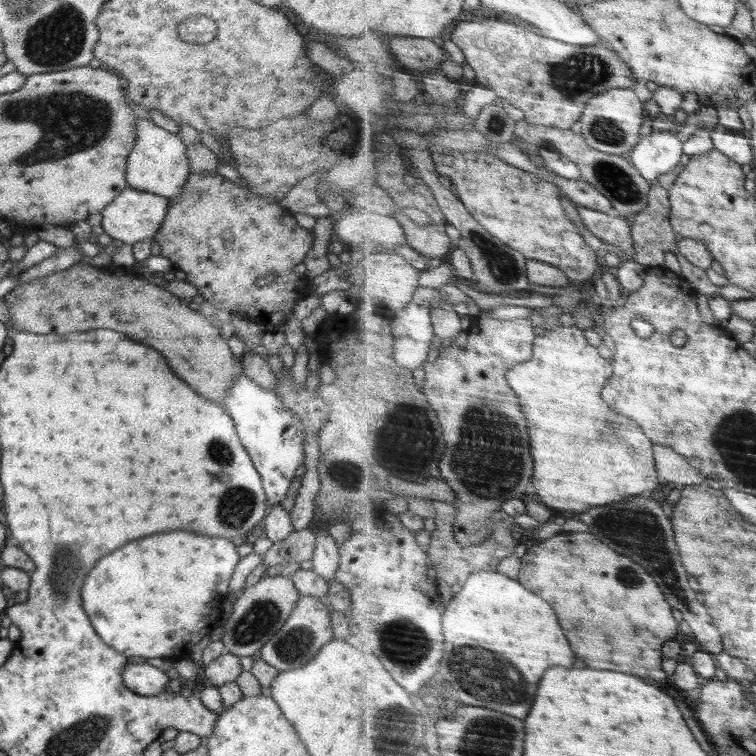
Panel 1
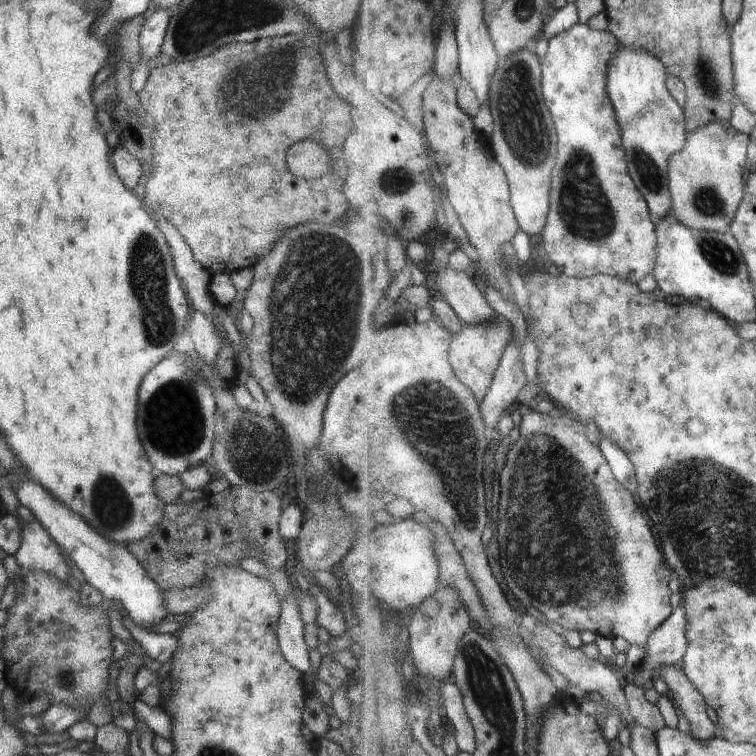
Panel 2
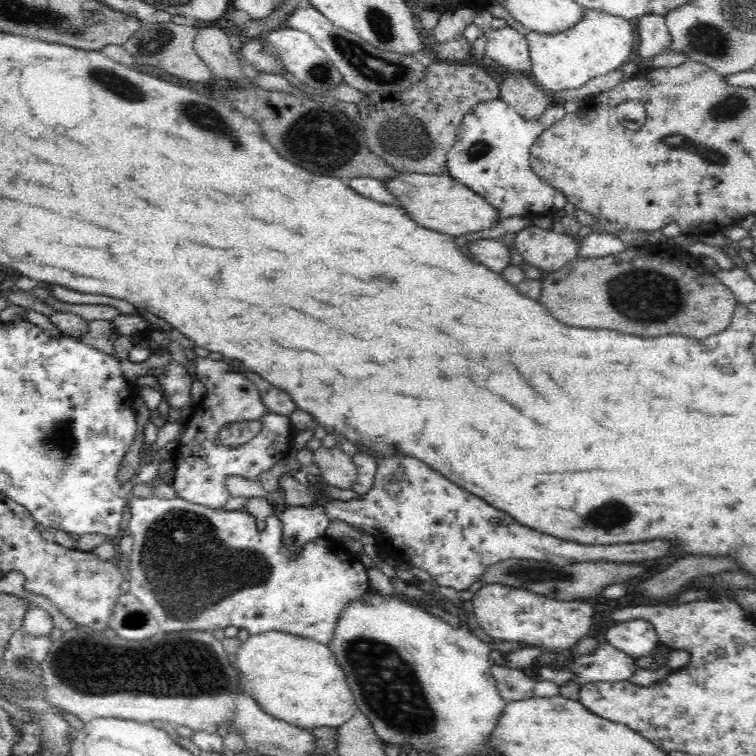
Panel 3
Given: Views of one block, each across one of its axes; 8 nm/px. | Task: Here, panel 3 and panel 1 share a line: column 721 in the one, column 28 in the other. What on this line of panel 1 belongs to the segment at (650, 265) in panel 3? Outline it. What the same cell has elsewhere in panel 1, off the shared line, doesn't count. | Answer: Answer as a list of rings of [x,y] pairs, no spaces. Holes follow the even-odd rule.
[[[76,263],[46,277],[19,283],[3,300],[10,324],[18,332],[58,335],[90,328],[126,332],[132,340],[156,348],[174,374],[228,412],[224,397],[232,385],[232,377],[242,371],[241,360],[232,356],[227,340],[220,336],[220,330],[212,322],[157,281],[151,283],[128,274],[118,276],[102,267]]]

